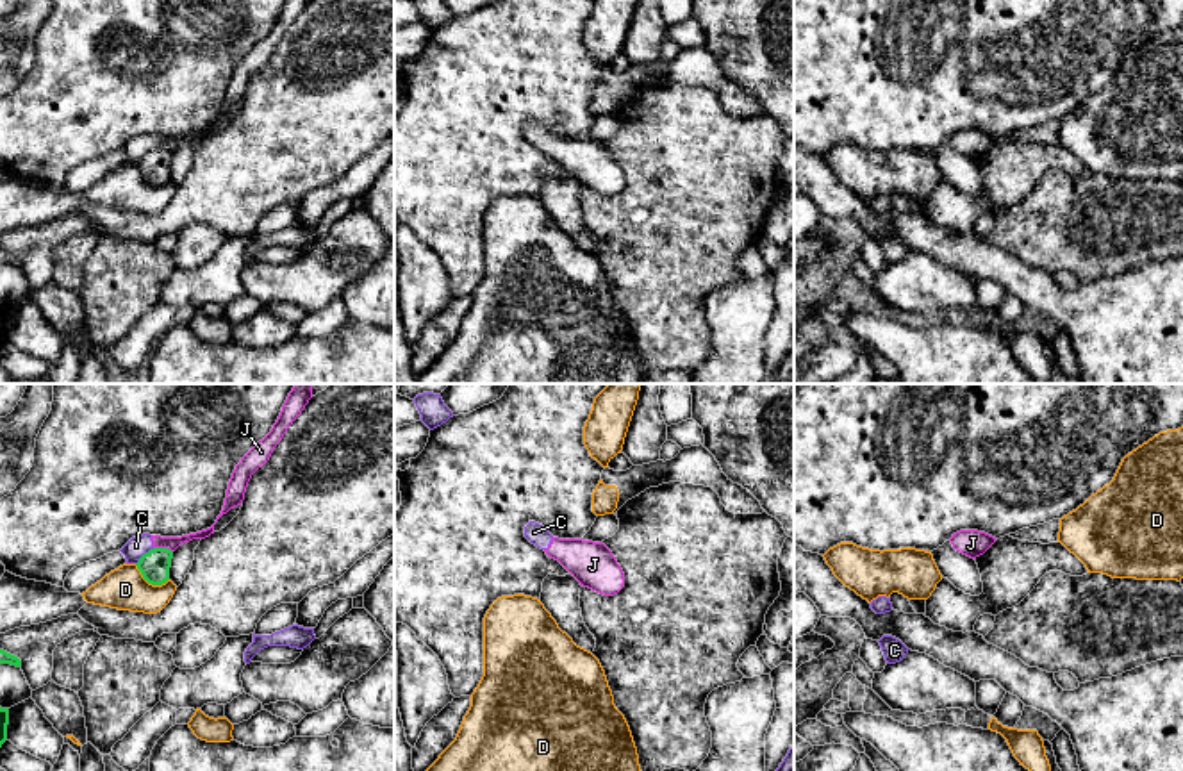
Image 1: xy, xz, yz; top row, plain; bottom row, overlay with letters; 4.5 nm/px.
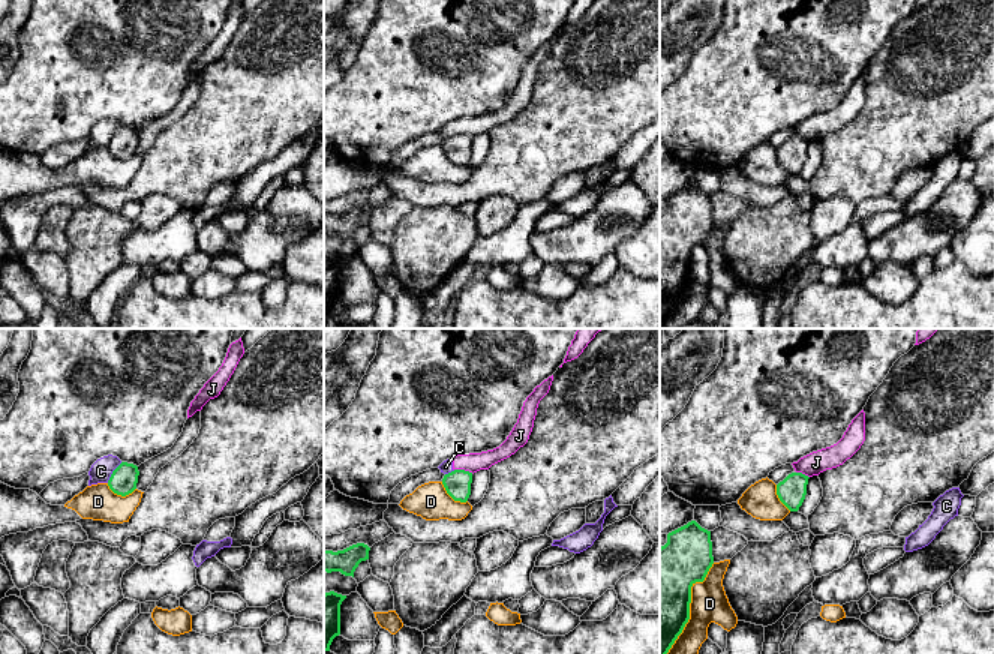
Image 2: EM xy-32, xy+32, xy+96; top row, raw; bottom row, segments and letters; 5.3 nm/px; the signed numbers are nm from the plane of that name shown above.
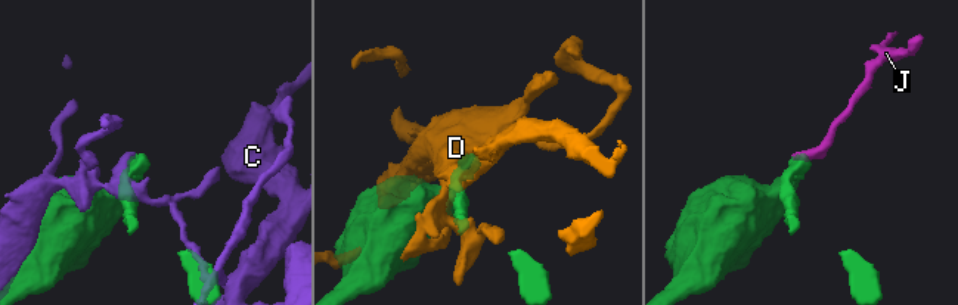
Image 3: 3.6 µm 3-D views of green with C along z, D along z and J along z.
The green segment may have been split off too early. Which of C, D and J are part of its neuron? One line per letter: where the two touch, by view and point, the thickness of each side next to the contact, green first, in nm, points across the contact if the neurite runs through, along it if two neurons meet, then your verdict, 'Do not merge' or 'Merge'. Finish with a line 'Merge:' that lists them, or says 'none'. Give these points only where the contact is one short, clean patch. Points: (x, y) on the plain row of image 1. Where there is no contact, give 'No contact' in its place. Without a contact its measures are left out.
C: Touches green at xy (143, 156). Thickness 140 nm (green) against 90 nm. Do not merge
D: Touches green at xy (150, 182). Thickness 140 nm (green) against 190 nm. Do not merge
J: Touches green at xy (163, 149). Thickness 140 nm (green) against 60 nm. Boundary: xy (154, 147), (165, 147), (172, 152). Do not merge
Merge: none

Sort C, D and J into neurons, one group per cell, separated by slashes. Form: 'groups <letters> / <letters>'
groups C J / D

